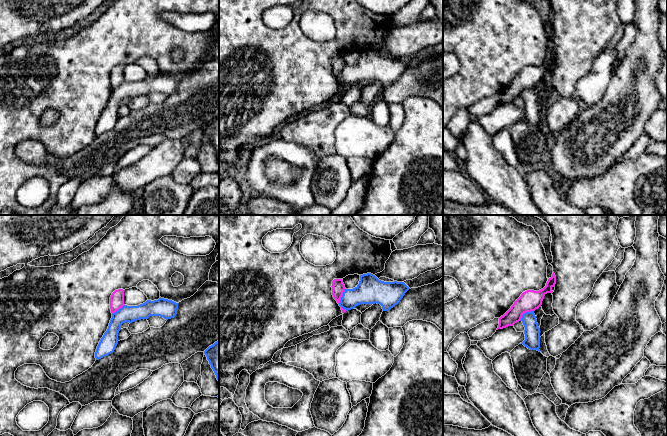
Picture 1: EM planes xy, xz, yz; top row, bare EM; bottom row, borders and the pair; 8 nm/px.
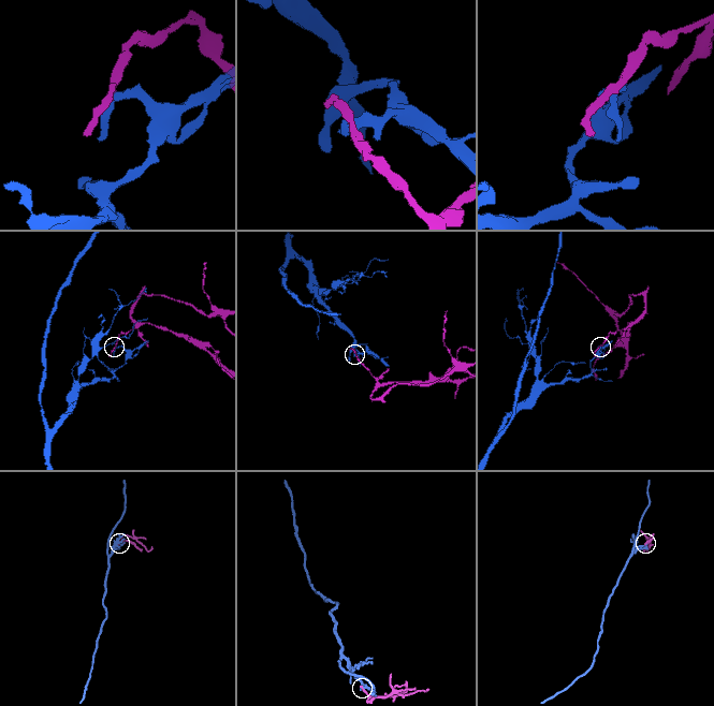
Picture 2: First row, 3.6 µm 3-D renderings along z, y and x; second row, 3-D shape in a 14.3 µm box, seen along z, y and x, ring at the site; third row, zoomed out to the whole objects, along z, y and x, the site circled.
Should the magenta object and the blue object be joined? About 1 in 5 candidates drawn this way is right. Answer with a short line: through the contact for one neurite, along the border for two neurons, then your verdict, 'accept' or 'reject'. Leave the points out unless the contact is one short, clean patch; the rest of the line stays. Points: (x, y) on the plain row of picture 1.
line yz (533, 86), (526, 87), (520, 96); reject

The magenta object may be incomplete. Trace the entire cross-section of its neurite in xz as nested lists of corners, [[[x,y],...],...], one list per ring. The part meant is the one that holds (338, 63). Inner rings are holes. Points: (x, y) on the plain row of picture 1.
[[[334,55],[332,57],[332,71],[334,75],[337,77],[337,79],[340,79],[340,75],[343,71],[345,64],[345,61],[343,59],[342,55]]]

